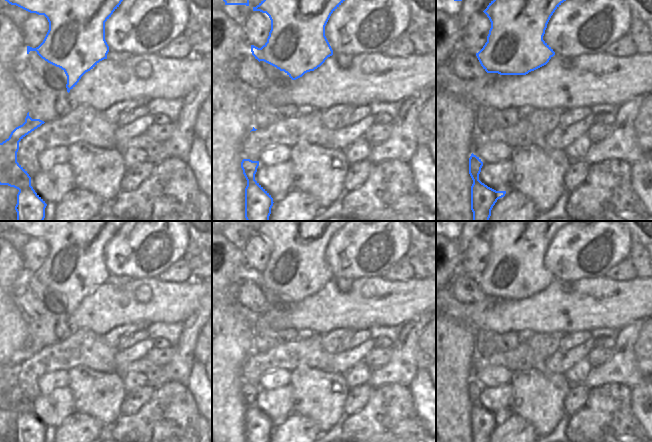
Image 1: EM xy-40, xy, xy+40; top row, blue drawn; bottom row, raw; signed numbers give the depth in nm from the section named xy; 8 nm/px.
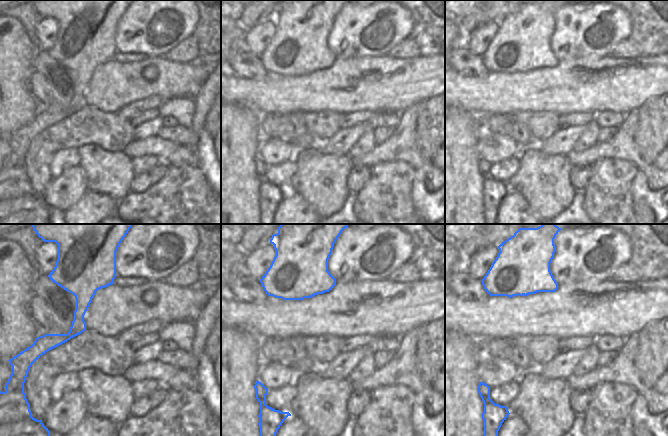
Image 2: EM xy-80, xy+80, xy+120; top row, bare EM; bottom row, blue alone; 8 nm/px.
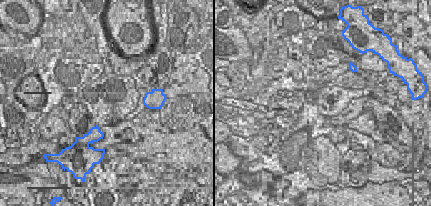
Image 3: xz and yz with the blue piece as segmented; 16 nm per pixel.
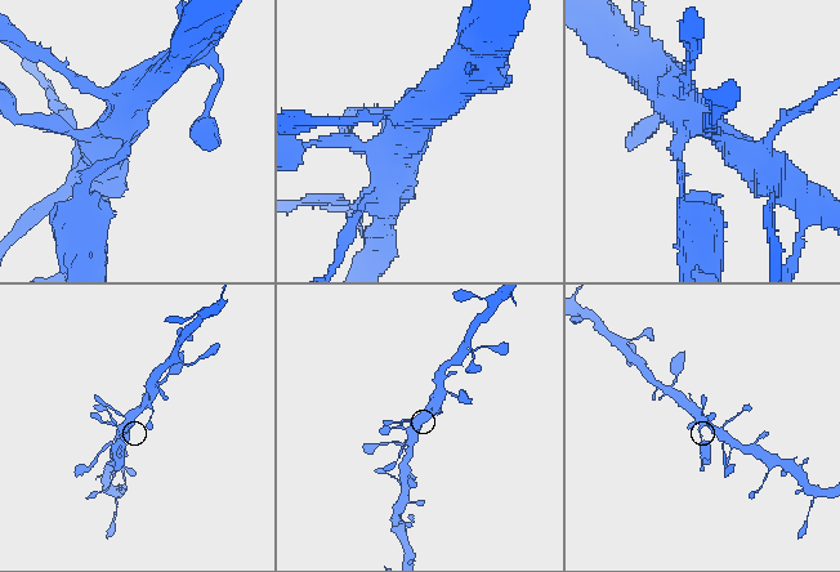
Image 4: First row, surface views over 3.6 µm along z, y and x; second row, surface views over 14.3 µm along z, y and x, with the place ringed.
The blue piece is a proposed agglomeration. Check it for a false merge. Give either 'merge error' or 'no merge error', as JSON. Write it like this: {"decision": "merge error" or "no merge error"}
{"decision": "merge error"}

